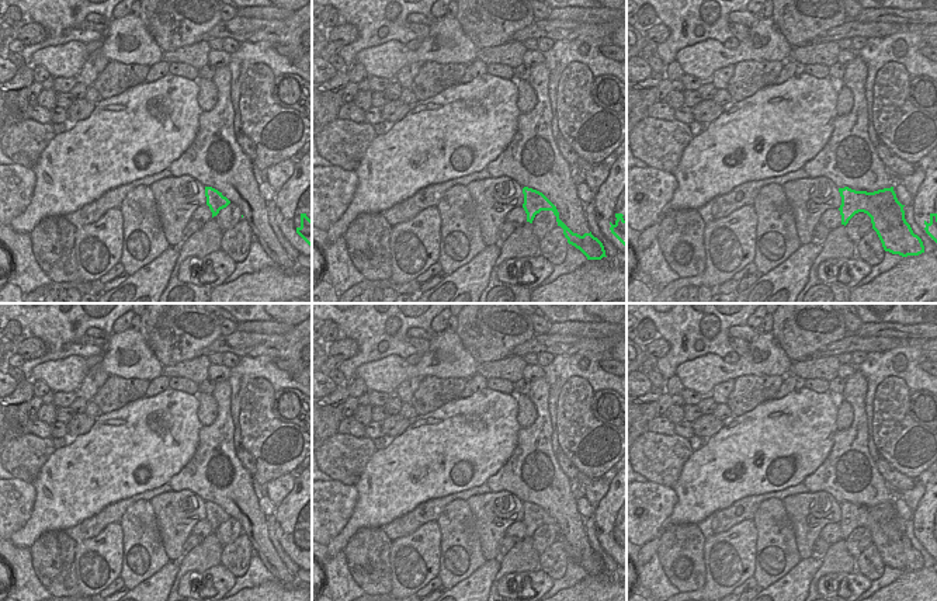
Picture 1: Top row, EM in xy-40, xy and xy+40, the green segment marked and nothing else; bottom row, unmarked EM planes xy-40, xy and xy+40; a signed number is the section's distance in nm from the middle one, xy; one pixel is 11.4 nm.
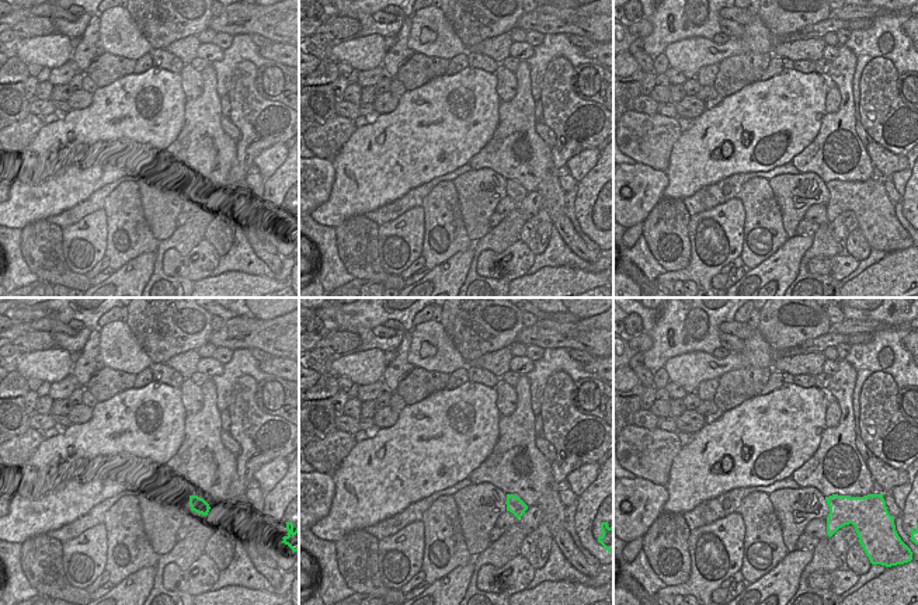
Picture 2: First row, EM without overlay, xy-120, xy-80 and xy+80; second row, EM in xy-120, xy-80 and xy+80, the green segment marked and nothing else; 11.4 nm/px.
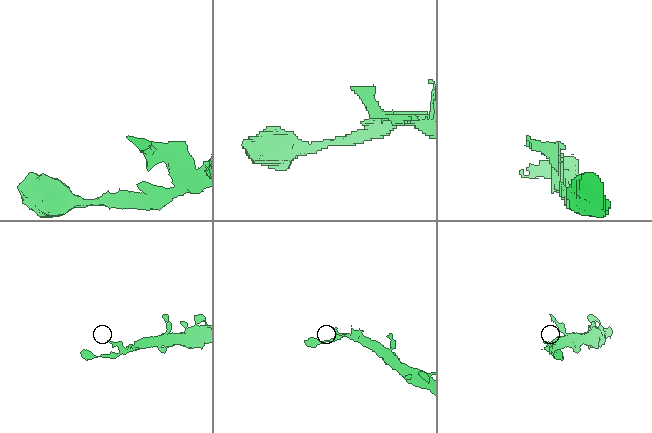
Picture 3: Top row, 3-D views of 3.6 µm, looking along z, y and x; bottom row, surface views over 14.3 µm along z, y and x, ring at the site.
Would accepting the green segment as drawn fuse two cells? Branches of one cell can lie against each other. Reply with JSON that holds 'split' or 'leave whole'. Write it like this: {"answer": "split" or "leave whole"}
{"answer": "split"}

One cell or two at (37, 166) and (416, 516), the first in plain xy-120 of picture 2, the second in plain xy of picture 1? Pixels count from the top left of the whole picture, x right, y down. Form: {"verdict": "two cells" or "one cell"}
{"verdict": "two cells"}

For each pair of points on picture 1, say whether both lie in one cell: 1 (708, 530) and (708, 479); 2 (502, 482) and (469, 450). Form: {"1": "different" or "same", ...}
{"1": "different", "2": "different"}

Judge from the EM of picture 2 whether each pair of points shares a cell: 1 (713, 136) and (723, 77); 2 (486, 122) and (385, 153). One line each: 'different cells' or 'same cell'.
1: different cells
2: same cell

